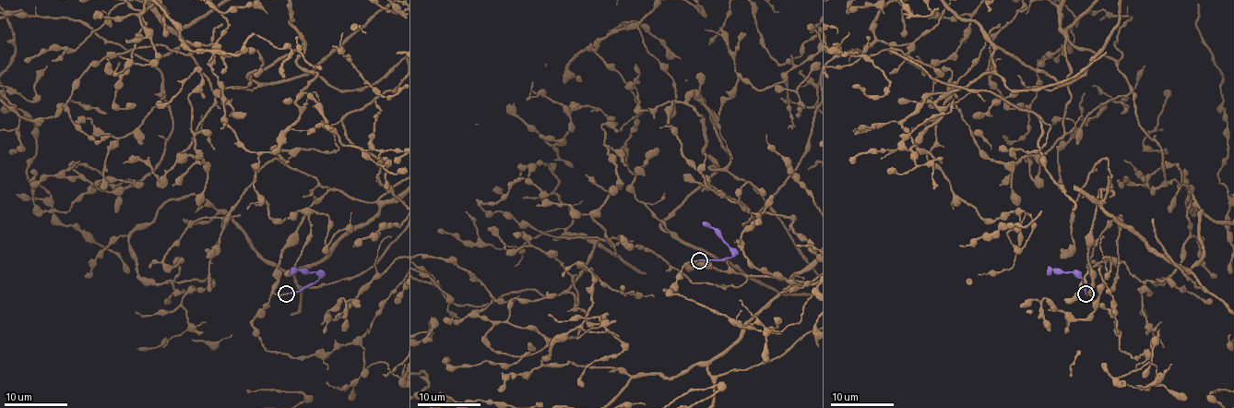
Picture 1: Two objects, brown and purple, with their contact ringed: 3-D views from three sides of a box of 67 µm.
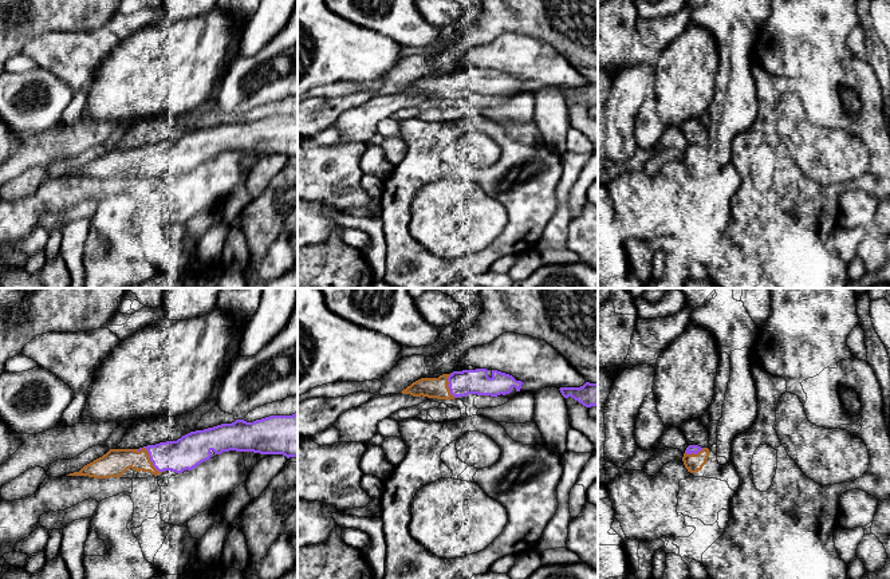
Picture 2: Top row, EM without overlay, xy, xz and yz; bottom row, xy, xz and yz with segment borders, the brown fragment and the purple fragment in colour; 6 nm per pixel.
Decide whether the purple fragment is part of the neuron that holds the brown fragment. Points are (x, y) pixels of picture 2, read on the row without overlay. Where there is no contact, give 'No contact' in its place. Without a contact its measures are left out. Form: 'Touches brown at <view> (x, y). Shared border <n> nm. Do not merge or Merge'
Touches brown at xy (149, 160). Shared border 190 nm. Merge

